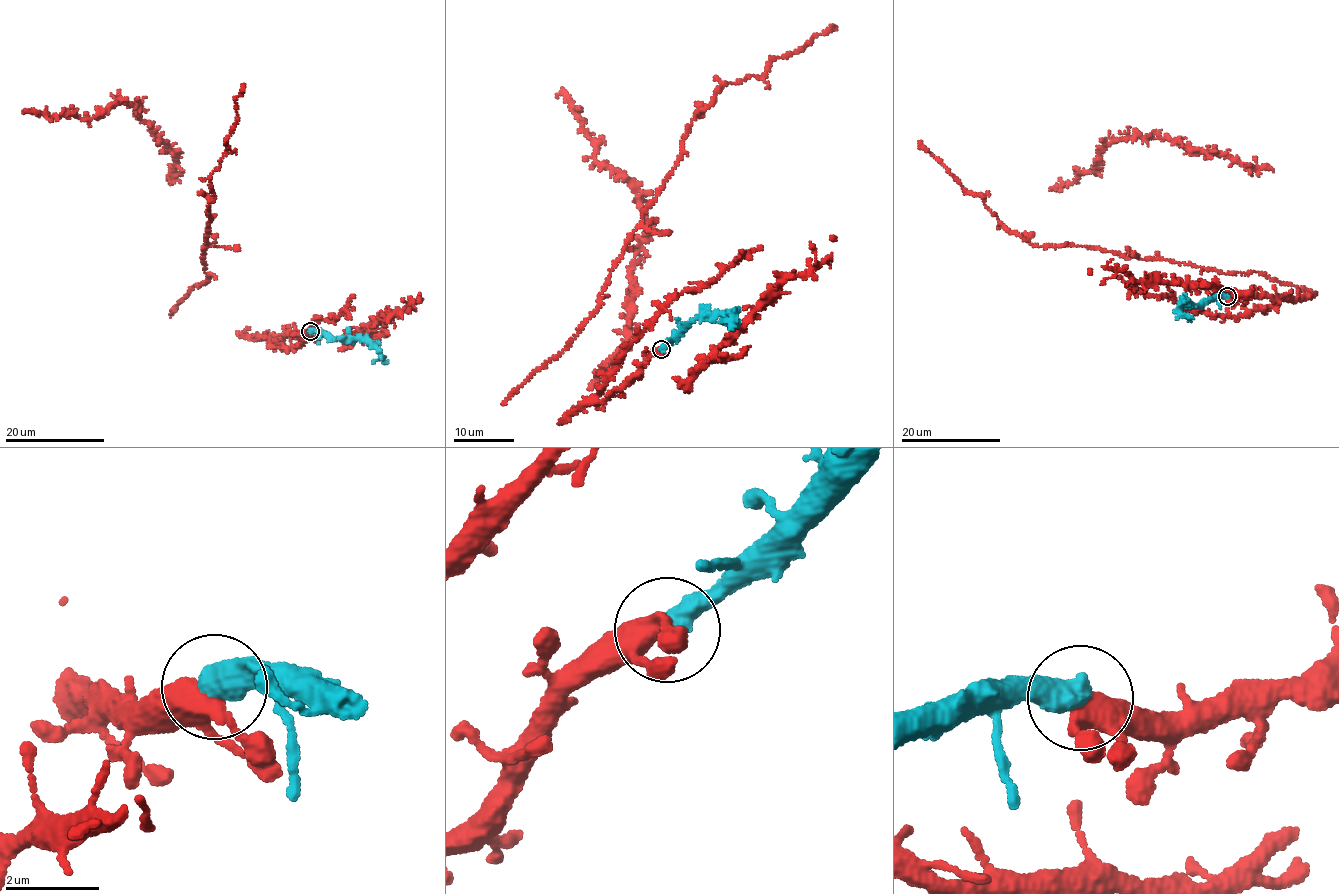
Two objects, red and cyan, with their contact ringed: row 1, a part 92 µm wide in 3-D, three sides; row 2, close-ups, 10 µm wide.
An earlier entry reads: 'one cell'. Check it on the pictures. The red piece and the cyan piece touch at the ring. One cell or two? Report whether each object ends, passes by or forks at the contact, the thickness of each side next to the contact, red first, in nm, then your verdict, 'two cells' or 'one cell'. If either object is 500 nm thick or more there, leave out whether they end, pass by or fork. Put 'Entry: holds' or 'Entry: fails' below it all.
360 nm thick on the red side, 600 nm on the other; one cell
Entry: holds

